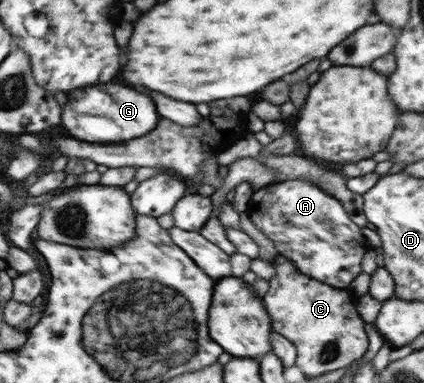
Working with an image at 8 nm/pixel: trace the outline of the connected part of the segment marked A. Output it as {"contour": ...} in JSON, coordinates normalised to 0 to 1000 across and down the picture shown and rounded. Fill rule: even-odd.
{"contour":[[[712,467],[665,470],[599,499],[587,525],[580,556],[594,567],[604,593],[649,629],[658,663],[670,666],[684,684],[698,692],[708,710],[804,755],[835,749],[835,728],[844,718],[863,718],[863,666],[873,666],[873,624],[863,624],[863,603],[825,577],[823,561],[811,551],[807,533],[781,509],[769,509],[755,488],[712,473]],[[722,629],[722,655],[750,655],[750,666],[698,666],[693,655],[708,655],[708,640]]]}

